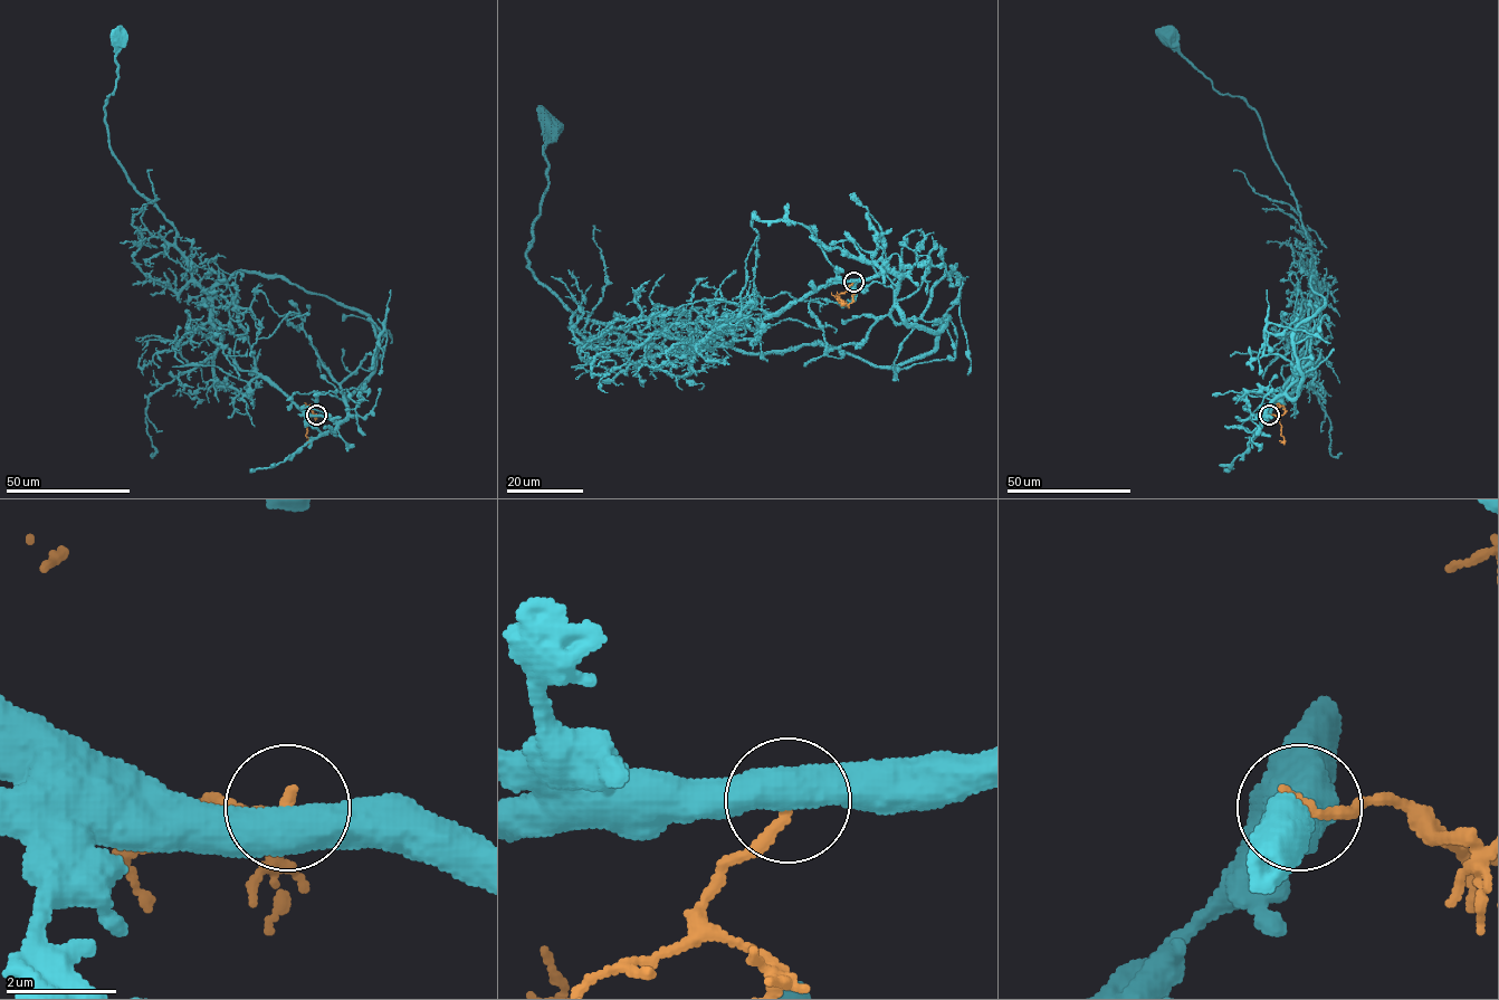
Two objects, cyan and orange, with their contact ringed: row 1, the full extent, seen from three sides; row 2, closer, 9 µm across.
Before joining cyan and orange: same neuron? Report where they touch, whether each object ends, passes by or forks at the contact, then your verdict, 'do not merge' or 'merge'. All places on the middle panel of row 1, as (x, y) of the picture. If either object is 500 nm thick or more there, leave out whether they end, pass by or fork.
(853, 282) | do not merge

